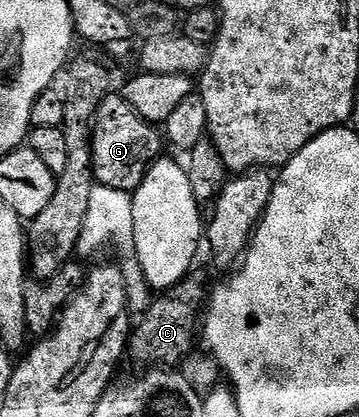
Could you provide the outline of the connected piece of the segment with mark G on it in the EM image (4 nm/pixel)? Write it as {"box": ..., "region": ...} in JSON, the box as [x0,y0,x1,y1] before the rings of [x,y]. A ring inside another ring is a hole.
{"box":[93,92,163,191],"region":[[[111,92],[103,100],[103,104],[97,110],[97,116],[93,120],[93,176],[98,186],[115,188],[116,190],[137,191],[145,174],[152,168],[153,162],[162,157],[161,142],[163,146],[163,134],[154,123],[140,118],[123,100],[120,93]]]}

